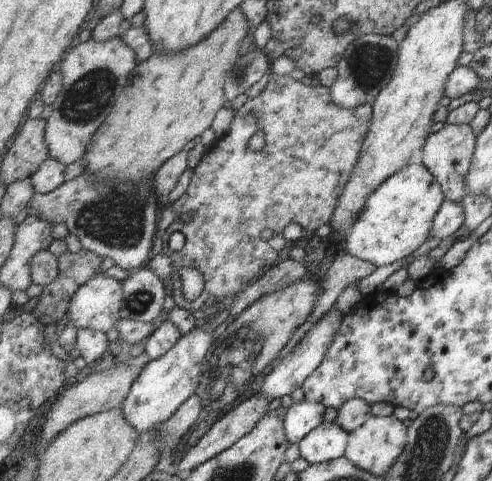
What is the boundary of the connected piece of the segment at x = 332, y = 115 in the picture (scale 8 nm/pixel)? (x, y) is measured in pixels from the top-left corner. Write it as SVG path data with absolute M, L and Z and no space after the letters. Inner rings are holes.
M267 72L267 83L264 88L255 96L255 98L247 99L244 104L241 104L240 108L235 110L231 124L229 124L229 130L227 130L219 140L214 140L209 144L206 153L201 155L200 161L194 166L195 176L193 176L193 180L190 180L187 190L172 204L172 210L176 215L176 219L165 230L165 235L173 234L173 232L181 232L185 238L185 245L181 250L173 251L169 248L167 240L165 239L162 246L162 252L165 256L169 256L169 258L173 260L173 266L175 266L175 272L173 272L173 287L176 306L181 306L181 308L185 308L193 313L195 310L203 309L207 298L212 296L215 304L212 307L212 310L221 308L219 300L222 299L223 296L230 294L237 295L238 290L241 287L245 288L248 281L257 278L257 276L261 276L265 270L271 268L281 256L283 256L282 248L285 246L286 240L283 239L281 232L283 232L283 228L285 228L287 224L298 224L303 232L308 233L309 231L312 231L317 235L324 231L327 227L329 218L331 218L331 214L333 214L335 200L337 200L339 194L343 192L345 182L347 182L347 176L351 174L351 170L353 170L353 166L355 166L355 160L357 160L357 156L359 156L359 148L361 148L363 136L365 136L365 132L367 132L367 128L369 128L369 122L371 122L371 112L372 108L368 104L361 104L355 106L355 108L341 108L341 106L335 106L335 104L331 102L328 87L323 87L321 85L312 87L291 78L288 74L276 75L275 73ZM256 132L263 132L264 146L259 151L251 151L248 148L248 142L251 136ZM261 230L271 230L271 238L269 238L269 240L261 240ZM187 267L198 270L203 279L203 292L201 292L193 302L189 302L189 300L185 298L183 292L181 269Z

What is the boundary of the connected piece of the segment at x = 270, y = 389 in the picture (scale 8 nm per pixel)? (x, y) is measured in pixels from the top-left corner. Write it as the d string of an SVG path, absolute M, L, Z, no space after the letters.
M331 307L331 310L322 314L317 322L313 321L312 327L305 332L292 350L280 360L279 364L275 364L275 367L267 375L261 378L259 392L261 392L263 398L271 401L273 398L290 395L293 391L299 389L307 376L319 366L322 356L325 356L329 344L333 342L335 334L337 334L341 317L342 314Z

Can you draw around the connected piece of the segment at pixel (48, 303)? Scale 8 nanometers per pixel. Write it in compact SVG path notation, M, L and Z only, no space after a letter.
M82 247L77 253L66 251L58 257L59 276L43 288L33 312L45 326L65 318L71 298L81 286L101 273L103 258Z

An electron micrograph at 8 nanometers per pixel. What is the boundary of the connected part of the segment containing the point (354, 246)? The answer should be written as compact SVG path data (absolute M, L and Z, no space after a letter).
M423 165L405 166L379 184L365 200L357 220L345 232L343 253L376 267L407 258L428 239L433 217L443 201L439 184Z

